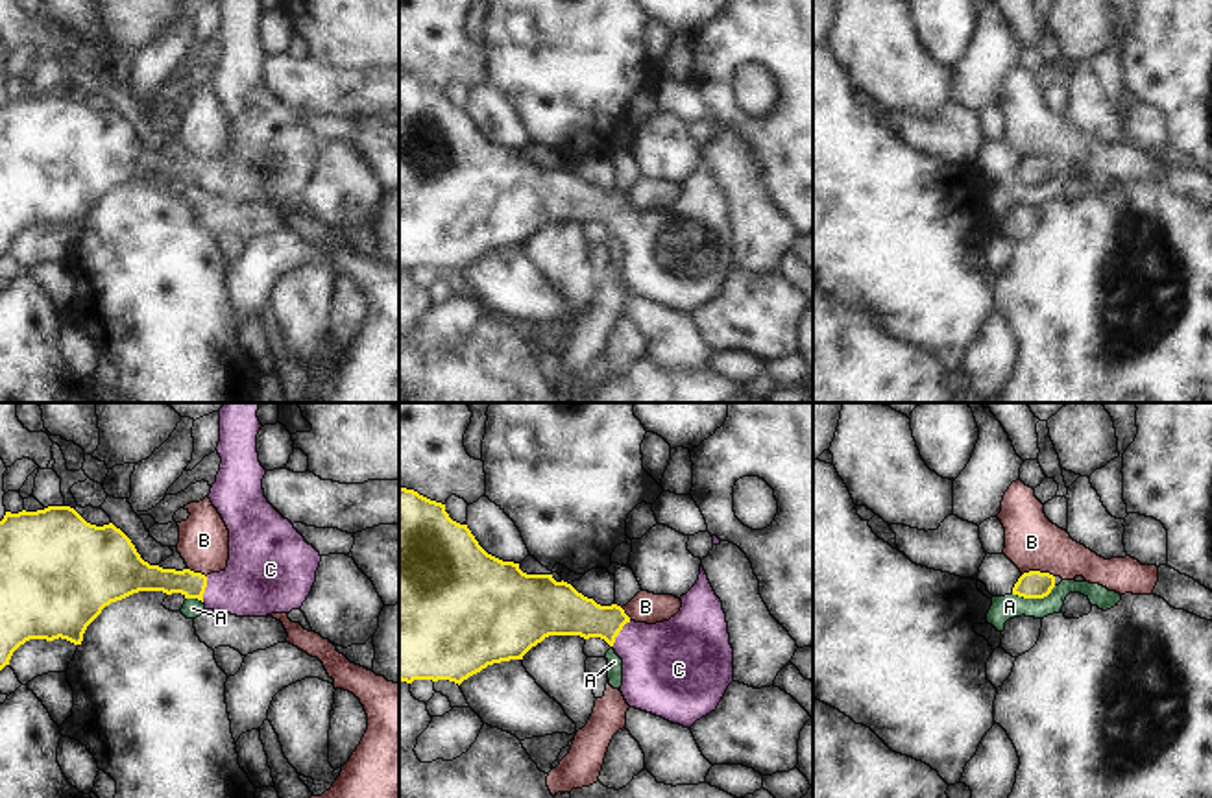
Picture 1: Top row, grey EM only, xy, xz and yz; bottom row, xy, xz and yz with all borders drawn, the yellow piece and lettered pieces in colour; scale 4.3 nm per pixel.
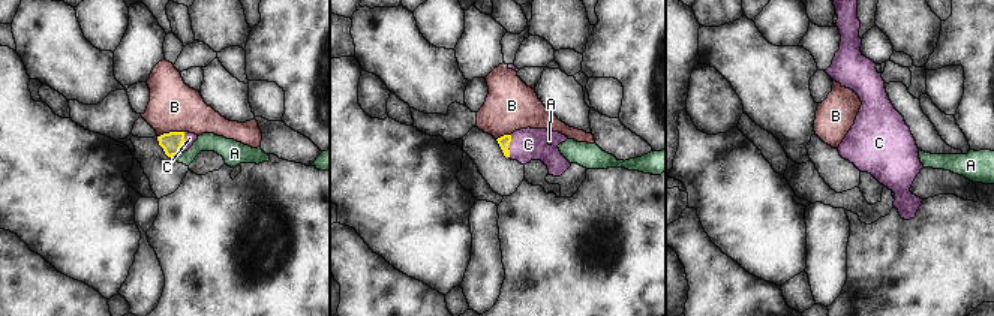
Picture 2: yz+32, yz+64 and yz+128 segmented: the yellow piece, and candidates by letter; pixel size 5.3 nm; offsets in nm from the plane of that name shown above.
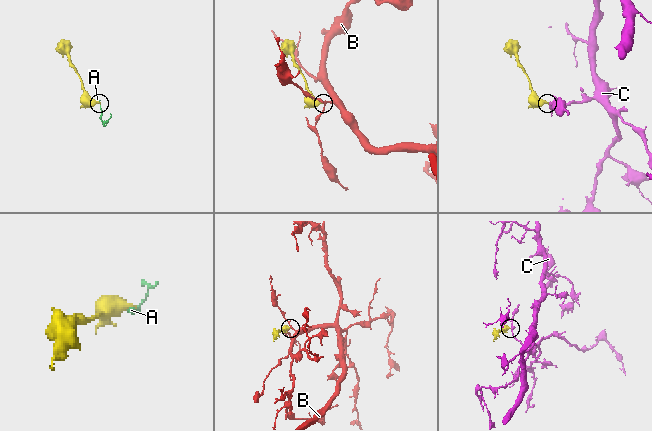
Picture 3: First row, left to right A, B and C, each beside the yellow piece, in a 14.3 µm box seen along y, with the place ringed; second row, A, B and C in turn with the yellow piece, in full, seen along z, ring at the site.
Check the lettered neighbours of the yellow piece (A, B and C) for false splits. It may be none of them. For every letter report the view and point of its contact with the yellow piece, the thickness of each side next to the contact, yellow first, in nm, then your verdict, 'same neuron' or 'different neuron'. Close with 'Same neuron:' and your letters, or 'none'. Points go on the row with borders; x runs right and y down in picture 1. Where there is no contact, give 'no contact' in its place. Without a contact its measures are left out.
A: meets yellow in yz at (1033, 597); 120 nm thick on the yellow side, 110 nm on the other; different neuron
B: meets yellow in yz at (1039, 571); 120 nm thick on the yellow side, 240 nm on the other; different neuron
C: meets yellow in xz at (618, 634); 200 nm thick on the yellow side, 380 nm on the other; same neuron
Same neuron: C

